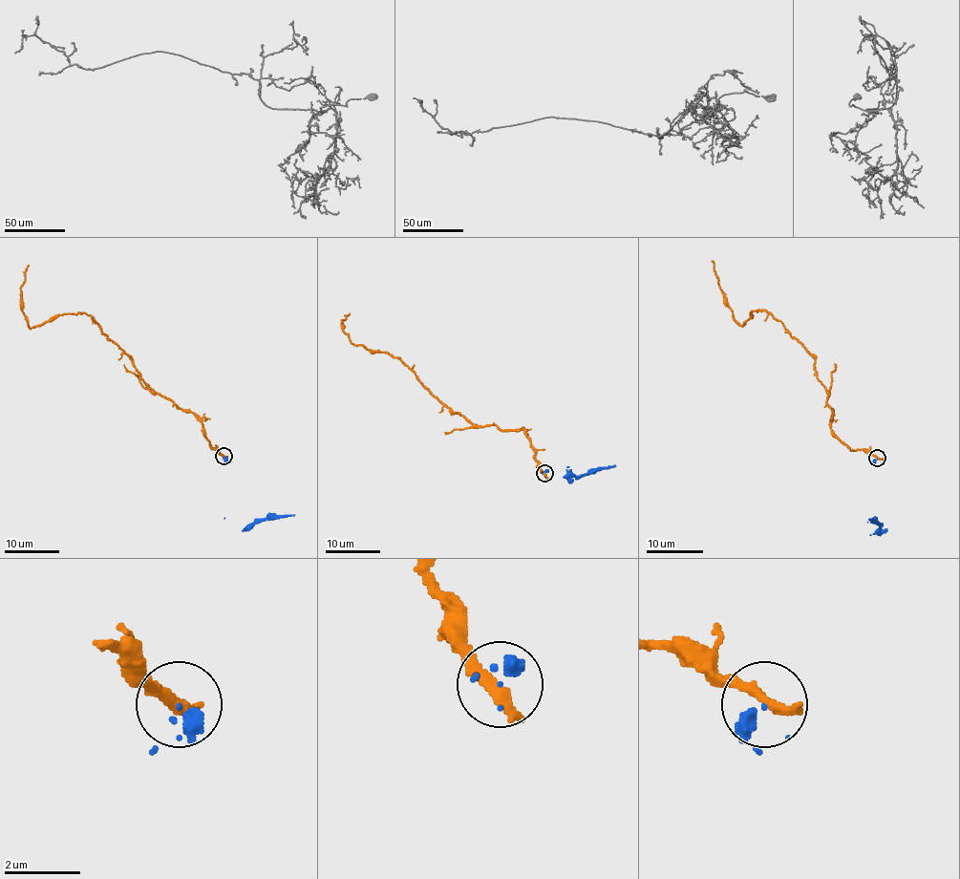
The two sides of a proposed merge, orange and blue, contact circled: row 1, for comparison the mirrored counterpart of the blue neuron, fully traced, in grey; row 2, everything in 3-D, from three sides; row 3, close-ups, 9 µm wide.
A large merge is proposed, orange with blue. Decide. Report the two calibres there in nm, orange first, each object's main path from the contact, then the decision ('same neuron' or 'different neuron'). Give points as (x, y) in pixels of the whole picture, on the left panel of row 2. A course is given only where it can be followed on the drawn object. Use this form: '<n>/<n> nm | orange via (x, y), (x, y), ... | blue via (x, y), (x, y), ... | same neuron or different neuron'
400/320 nm | orange via (224, 457), (212, 448), (202, 422), (155, 392), (90, 316), (67, 313), (30, 327), (20, 289), (29, 266) | blue via (224, 457), (221, 461), (224, 519), (245, 529), (257, 523), (295, 514) | different neuron

